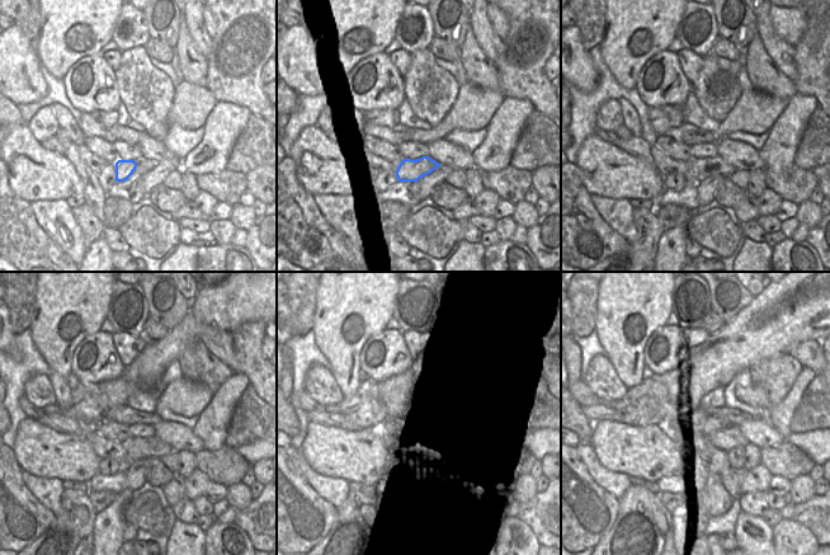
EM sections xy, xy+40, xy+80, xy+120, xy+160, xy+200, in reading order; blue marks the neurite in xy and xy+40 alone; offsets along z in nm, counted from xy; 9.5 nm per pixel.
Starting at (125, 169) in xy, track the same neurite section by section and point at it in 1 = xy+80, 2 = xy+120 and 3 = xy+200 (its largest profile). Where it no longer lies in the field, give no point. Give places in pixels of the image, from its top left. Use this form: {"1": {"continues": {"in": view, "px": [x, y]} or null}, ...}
{"1": {"continues": {"in": "xy+80", "px": [697, 169]}}, "2": {"continues": {"in": "xy+120", "px": [137, 448]}}, "3": {"continues": {"in": "xy+200", "px": [732, 438]}}}

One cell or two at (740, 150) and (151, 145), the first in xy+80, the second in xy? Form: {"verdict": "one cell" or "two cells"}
{"verdict": "one cell"}

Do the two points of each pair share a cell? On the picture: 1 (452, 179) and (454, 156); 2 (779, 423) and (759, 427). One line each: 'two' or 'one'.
1: two
2: two

